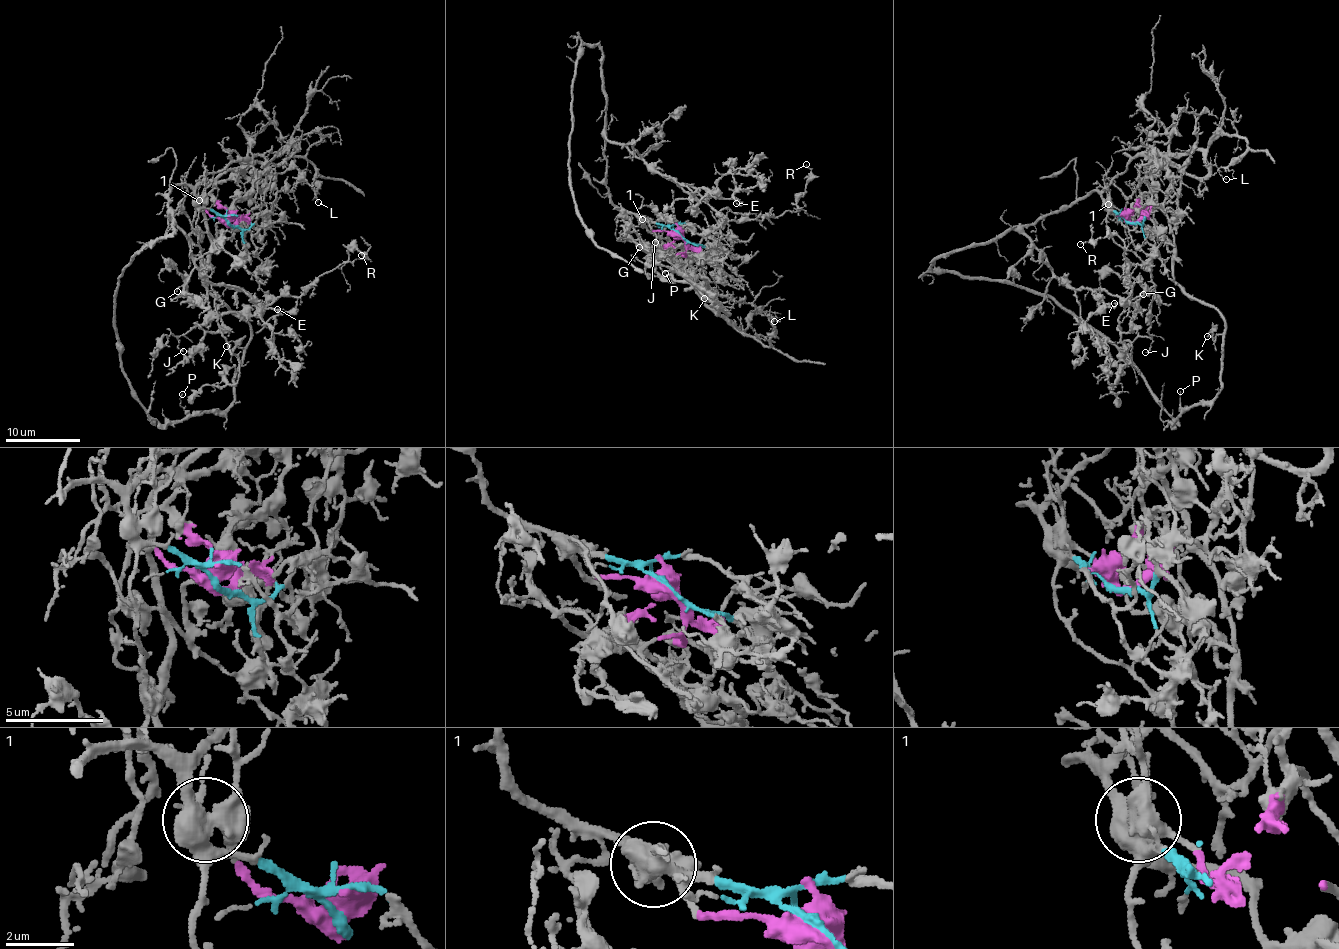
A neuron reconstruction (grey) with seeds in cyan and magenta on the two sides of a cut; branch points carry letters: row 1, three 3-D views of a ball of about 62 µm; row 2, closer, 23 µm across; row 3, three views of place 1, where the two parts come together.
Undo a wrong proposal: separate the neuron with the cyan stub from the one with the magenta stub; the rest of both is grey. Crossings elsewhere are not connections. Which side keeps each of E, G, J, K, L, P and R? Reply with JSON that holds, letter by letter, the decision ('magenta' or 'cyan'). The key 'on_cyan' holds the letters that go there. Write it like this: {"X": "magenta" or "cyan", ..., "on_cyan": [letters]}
{"E": "cyan", "G": "cyan", "J": "cyan", "K": "magenta", "L": "magenta", "P": "magenta", "R": "cyan", "on_cyan": ["E", "G", "J", "R"]}

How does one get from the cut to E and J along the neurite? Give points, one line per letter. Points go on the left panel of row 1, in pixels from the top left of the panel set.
E: (231, 224), (187, 185), (169, 195), (170, 218), (208, 280), (277, 309)
J: (231, 224), (209, 209), (197, 214), (202, 282), (209, 315), (179, 337), (177, 346), (183, 351)

